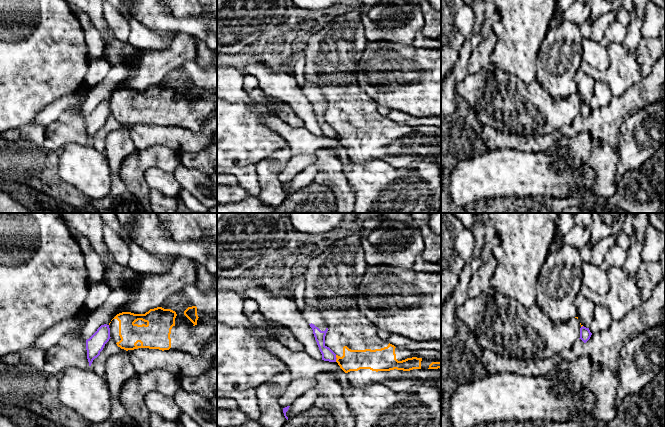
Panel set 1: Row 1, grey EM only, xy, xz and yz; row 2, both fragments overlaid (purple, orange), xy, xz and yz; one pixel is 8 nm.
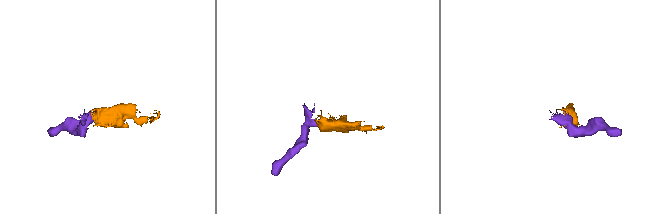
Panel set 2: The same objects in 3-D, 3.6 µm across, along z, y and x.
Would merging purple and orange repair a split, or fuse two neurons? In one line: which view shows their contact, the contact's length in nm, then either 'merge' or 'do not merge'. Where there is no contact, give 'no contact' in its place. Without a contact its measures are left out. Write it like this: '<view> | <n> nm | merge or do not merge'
xz | 60 nm | do not merge

